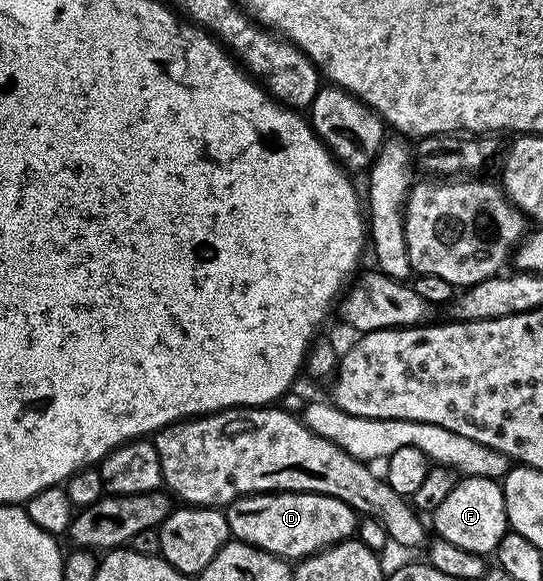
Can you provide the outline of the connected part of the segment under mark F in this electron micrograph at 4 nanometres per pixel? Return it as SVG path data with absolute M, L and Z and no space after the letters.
M465 477L454 484L451 495L433 510L431 520L432 532L434 529L440 540L455 543L455 547L463 547L468 553L492 554L509 529L505 490L492 477Z

